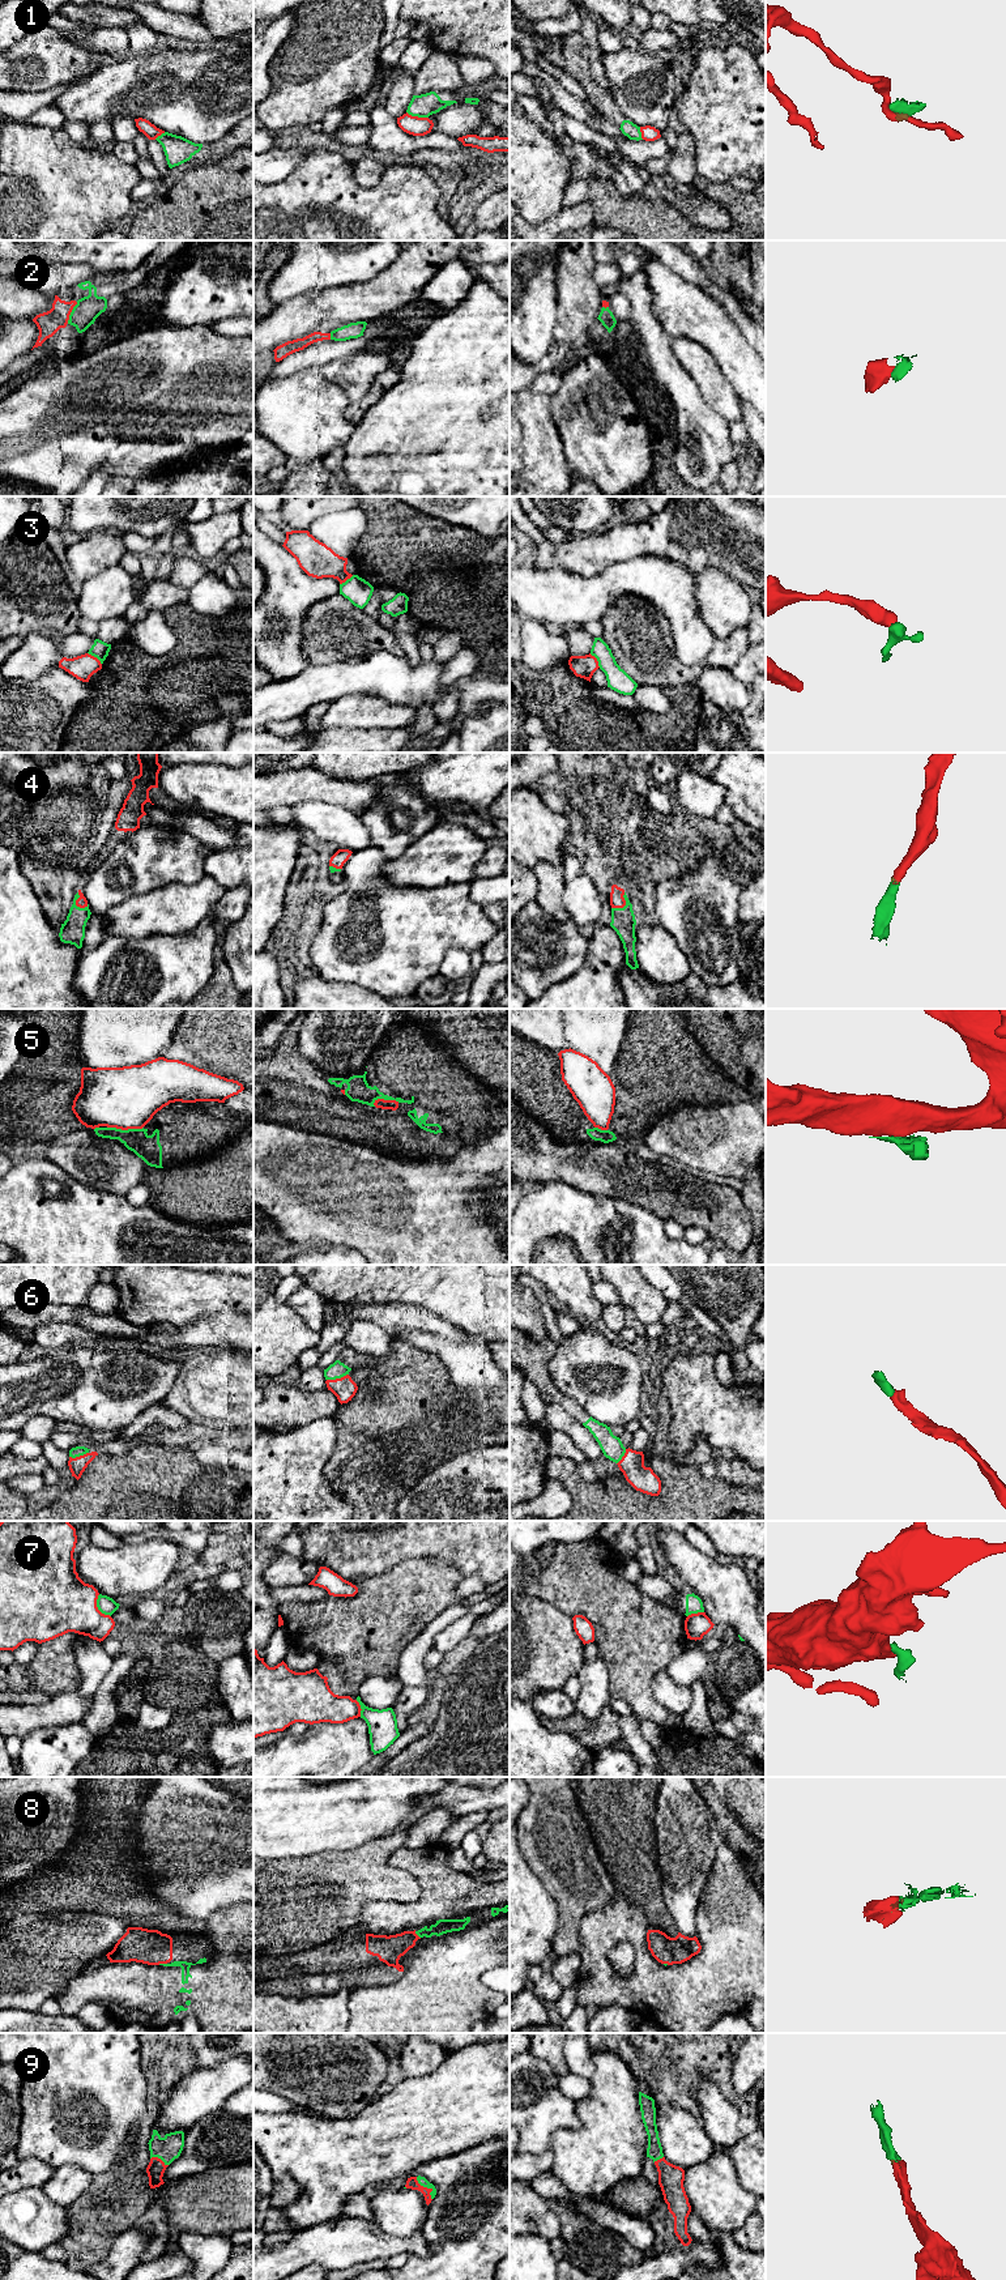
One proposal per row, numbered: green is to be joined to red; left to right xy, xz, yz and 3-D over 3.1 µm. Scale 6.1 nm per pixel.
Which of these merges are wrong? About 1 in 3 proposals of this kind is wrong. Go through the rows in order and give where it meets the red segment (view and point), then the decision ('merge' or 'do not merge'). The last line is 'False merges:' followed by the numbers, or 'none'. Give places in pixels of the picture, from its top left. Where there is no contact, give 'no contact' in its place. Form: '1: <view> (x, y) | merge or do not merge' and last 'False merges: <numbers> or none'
1: xz (417, 116) | do not merge
2: xy (71, 311) | merge
3: xy (96, 657) | do not merge
4: yz (623, 906) | merge
5: xy (126, 1129) | do not merge
6: xz (337, 1379) | merge
7: xy (97, 1607) | do not merge
8: xy (162, 1963) | merge
9: xz (426, 2187) | merge
False merges: 1, 3, 5, 7

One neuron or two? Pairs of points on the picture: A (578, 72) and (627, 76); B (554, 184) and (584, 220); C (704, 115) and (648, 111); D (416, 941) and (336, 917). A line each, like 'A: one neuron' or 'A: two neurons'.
A: two neurons
B: two neurons
C: two neurons
D: one neuron

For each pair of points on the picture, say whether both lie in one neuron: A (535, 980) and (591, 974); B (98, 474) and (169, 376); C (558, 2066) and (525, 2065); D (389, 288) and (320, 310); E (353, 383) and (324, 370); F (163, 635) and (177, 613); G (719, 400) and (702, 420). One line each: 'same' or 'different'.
A: different
B: different
C: different
D: same
E: same
F: different
G: different

